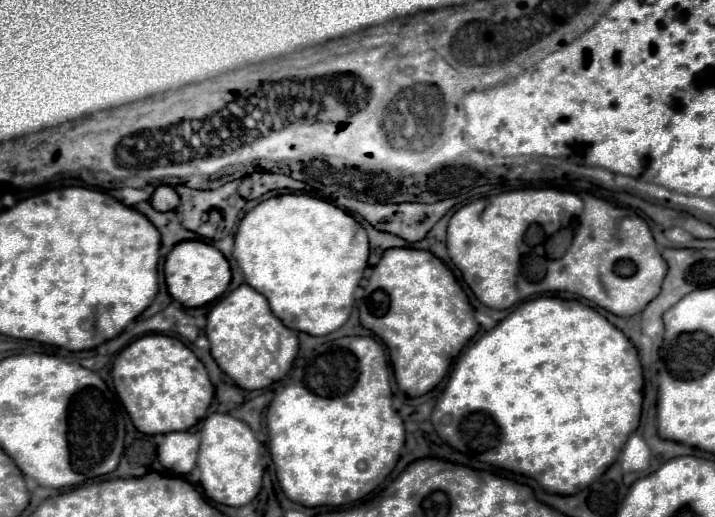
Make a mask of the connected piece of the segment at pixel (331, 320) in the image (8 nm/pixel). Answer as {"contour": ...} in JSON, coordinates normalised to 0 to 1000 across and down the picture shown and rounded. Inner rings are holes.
{"contour":[[[394,375],[364,391],[338,422],[324,495],[338,518],[344,545],[372,573],[380,603],[400,634],[453,650],[478,634],[492,603],[492,569],[515,511],[515,455],[490,414],[456,387],[434,375]]]}

